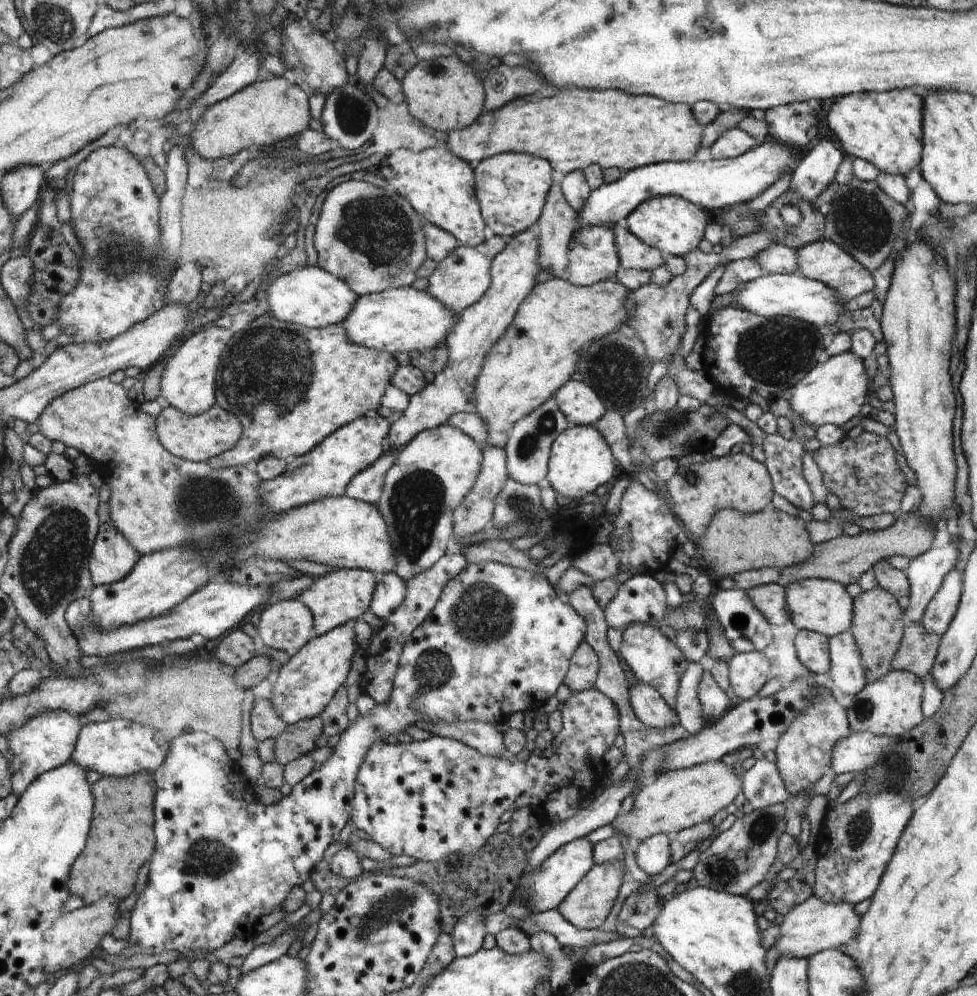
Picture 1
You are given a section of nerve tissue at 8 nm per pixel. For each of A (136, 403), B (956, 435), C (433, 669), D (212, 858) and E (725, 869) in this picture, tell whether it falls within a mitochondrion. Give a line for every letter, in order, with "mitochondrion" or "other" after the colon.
A: other
B: other
C: mitochondrion
D: mitochondrion
E: mitochondrion

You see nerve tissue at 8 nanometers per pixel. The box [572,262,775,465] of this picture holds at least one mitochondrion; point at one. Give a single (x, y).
(618, 371)

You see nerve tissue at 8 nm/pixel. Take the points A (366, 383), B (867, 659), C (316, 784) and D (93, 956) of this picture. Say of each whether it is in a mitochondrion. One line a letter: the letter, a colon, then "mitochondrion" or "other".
A: other
B: other
C: other
D: other

